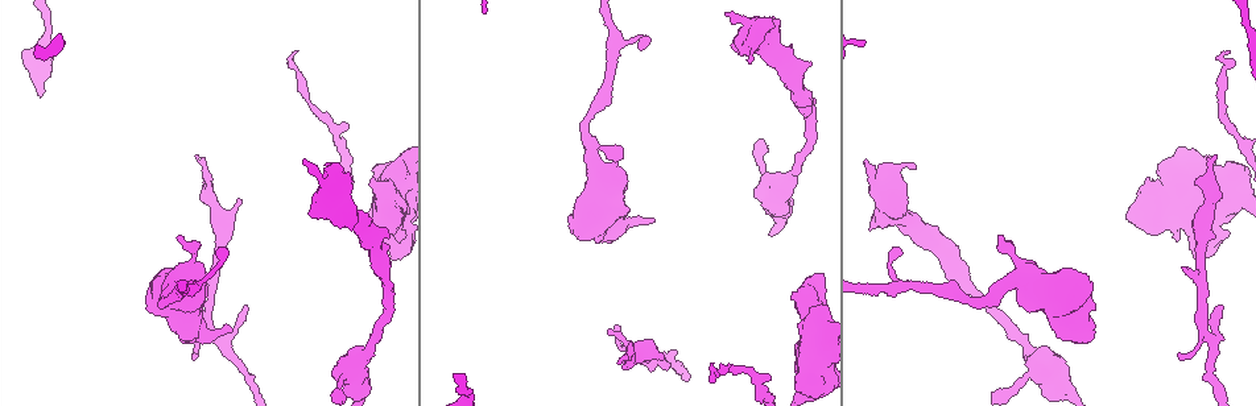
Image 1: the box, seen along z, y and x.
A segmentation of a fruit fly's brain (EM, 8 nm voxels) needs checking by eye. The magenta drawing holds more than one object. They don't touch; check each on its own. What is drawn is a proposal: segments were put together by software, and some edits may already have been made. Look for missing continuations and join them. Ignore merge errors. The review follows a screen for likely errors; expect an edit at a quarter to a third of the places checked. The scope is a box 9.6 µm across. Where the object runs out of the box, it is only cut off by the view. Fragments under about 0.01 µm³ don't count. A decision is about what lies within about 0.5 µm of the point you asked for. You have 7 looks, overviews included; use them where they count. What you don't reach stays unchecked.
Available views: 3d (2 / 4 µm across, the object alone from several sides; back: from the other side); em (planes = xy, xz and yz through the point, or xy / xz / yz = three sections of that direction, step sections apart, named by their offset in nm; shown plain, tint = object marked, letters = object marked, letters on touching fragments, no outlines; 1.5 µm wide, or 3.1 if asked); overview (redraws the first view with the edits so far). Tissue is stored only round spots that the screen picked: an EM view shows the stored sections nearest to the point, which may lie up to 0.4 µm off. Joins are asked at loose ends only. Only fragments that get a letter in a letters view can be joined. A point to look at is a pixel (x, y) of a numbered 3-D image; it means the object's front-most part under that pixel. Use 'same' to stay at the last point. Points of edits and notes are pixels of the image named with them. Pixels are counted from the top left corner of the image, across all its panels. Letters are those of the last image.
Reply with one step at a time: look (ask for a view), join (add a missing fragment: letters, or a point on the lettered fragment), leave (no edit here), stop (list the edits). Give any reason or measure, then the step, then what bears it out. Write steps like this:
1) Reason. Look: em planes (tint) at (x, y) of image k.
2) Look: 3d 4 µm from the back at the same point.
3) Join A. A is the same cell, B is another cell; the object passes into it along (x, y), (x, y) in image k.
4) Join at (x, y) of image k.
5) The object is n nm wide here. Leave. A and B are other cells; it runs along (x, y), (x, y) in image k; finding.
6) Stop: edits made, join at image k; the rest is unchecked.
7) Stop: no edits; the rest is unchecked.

Free end. Look: 3d 2 µm from the back at (1000, 235) of image 1.

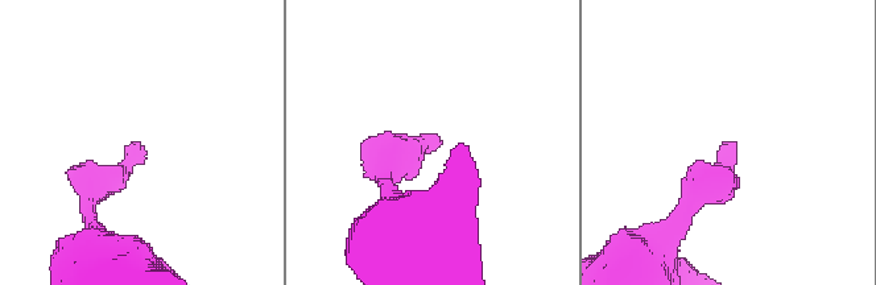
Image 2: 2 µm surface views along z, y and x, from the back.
Look: em planes (letters) at (137, 141) of image 2.

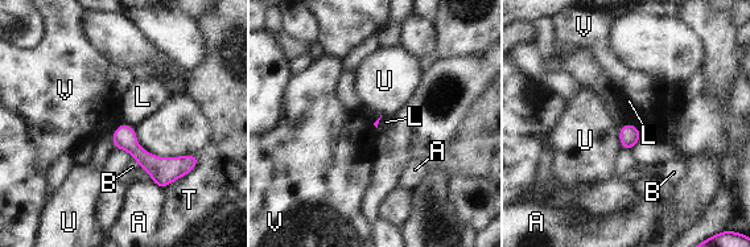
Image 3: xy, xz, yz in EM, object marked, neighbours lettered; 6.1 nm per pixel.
Leave. A, B, L, T, U and V are other cells; a border runs along (124, 122), (134, 128) in image 3; none of them fits.

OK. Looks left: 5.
An open end. Look: em planes (letters) at (374, 181) of image 1.

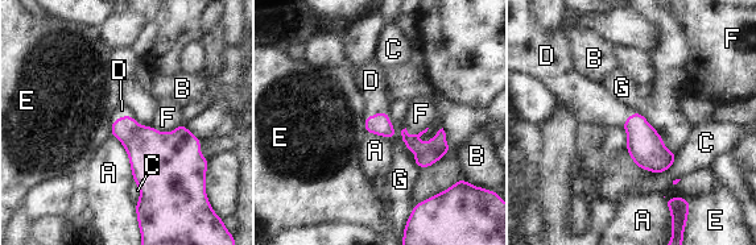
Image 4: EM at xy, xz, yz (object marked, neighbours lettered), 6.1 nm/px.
Join D. D is the same cell, A, B, C, E, F and G are other cells; the object passes into it along (380, 124), (376, 113), (370, 77) in image 4; it goes on there.

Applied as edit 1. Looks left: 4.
Thin end. Look: em planes (plain) at (617, 328) of image 1.

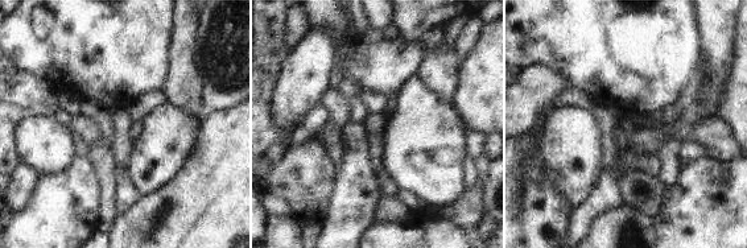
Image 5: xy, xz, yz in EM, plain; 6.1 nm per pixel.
See the neighbours. Look: em planes (letters) at the same point.

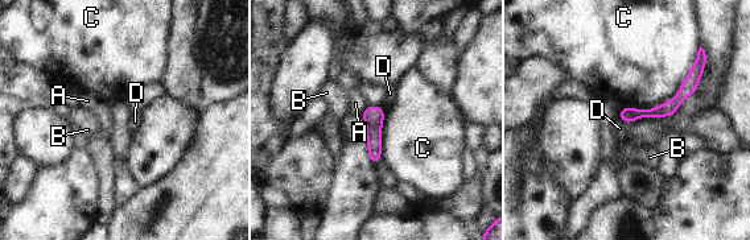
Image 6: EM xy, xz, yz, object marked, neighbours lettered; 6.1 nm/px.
The object is 100 nm wide here. Leave. A, B, C and D are other cells; a border runs along (697, 56), (674, 96), (631, 106) in image 6; none of them fits.

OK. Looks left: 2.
Stop: edits made, join at image 4; the rest is unchecked.

